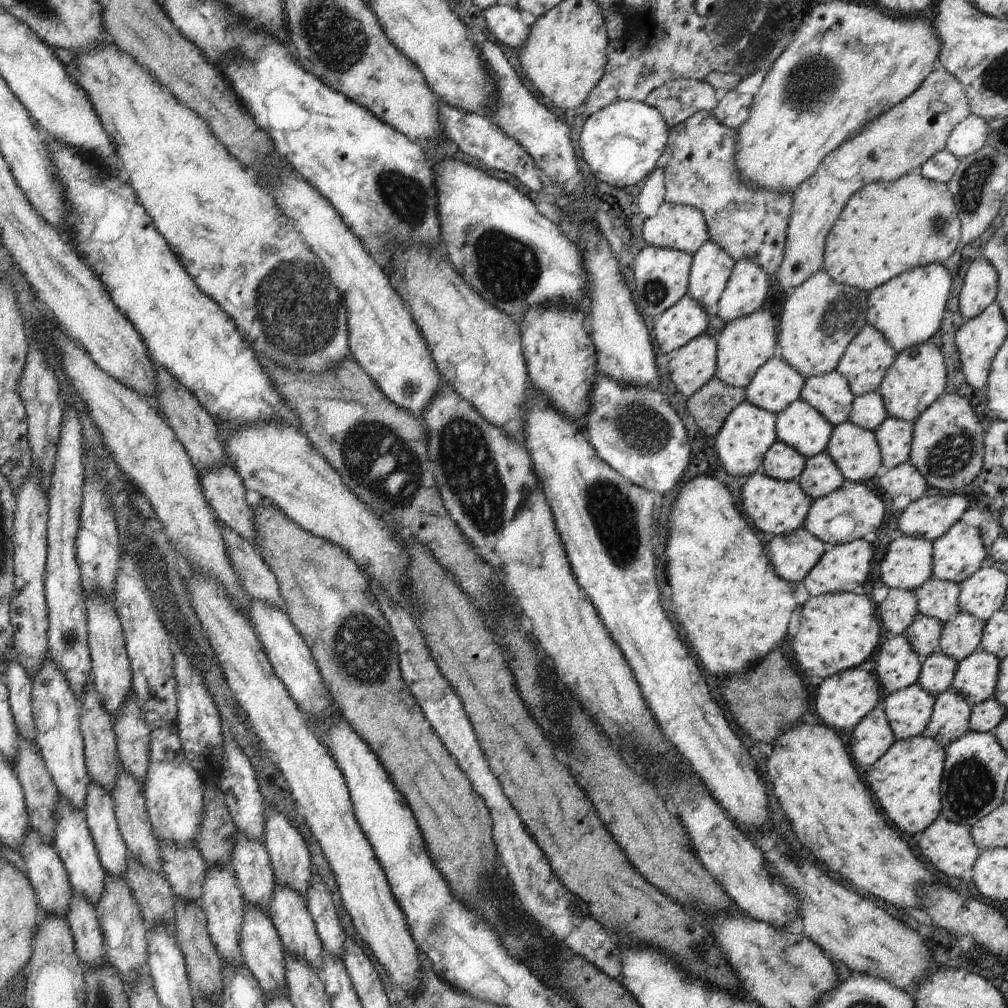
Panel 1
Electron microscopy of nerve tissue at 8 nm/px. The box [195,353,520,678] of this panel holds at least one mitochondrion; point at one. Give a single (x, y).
(467, 469)

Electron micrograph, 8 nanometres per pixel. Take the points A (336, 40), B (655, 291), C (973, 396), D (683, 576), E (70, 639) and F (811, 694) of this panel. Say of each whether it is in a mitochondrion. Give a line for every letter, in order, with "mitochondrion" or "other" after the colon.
A: mitochondrion
B: mitochondrion
C: other
D: other
E: other
F: other

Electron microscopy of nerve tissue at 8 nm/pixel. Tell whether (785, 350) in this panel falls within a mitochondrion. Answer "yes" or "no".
no

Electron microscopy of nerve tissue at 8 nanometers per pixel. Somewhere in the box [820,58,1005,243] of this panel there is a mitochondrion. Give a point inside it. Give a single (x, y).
(975, 178)

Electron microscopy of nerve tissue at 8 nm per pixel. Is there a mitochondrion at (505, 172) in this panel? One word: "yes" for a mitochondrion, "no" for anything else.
no

